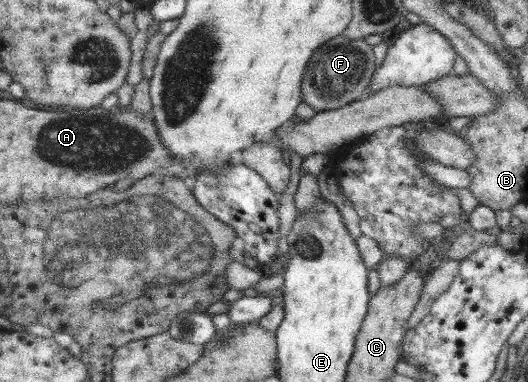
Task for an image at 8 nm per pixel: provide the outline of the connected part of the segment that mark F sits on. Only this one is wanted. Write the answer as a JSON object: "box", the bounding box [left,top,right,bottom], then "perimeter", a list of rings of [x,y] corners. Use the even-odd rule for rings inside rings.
{"box":[299,34,375,112],"perimeter":[[[341,34],[333,37],[320,45],[308,60],[302,81],[299,82],[303,103],[309,105],[314,112],[319,112],[342,108],[342,105],[360,100],[369,94],[367,85],[374,67],[375,58],[371,46],[363,38],[352,40]]]}

